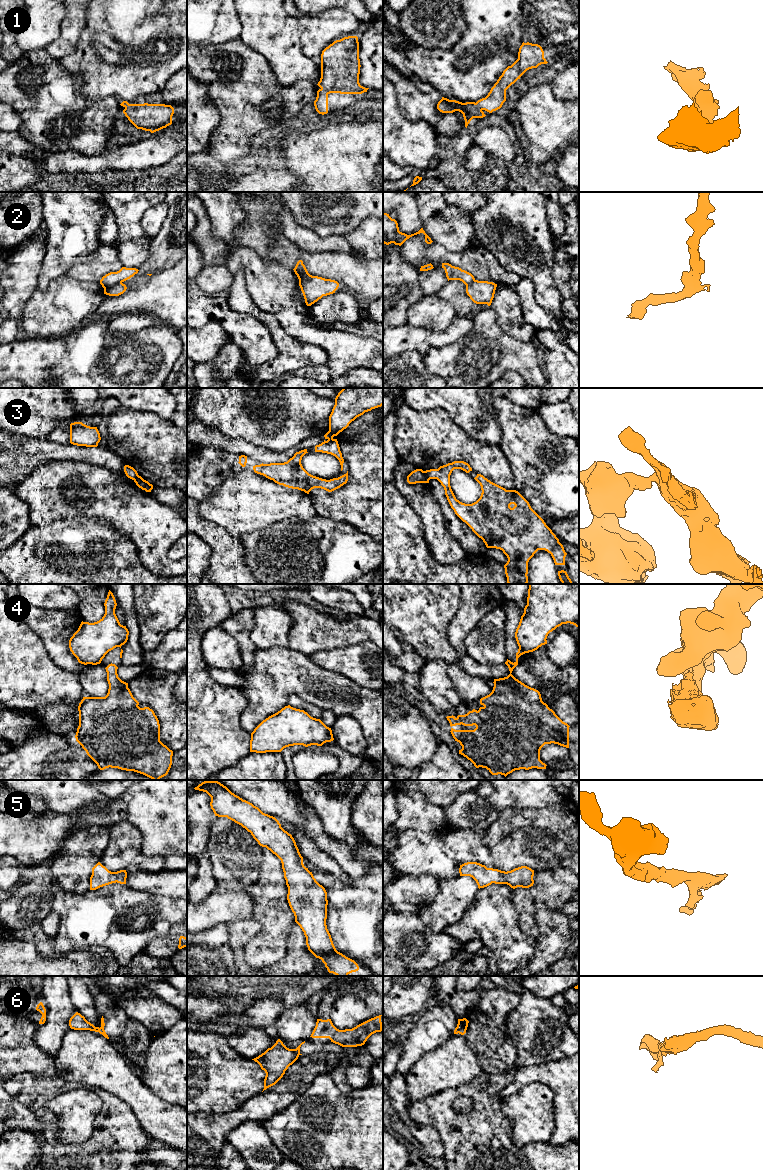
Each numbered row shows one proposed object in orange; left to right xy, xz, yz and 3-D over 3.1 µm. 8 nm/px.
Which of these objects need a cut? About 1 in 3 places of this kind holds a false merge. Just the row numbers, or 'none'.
2, 3, 4, 6

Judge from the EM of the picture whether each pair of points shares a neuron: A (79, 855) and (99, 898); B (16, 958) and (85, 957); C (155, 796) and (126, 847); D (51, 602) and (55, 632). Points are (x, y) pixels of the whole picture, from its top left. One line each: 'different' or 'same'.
A: different
B: same
C: different
D: different

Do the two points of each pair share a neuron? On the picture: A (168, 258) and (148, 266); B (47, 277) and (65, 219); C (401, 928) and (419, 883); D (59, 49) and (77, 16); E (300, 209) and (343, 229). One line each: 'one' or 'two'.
A: one
B: one
C: two
D: one
E: one

